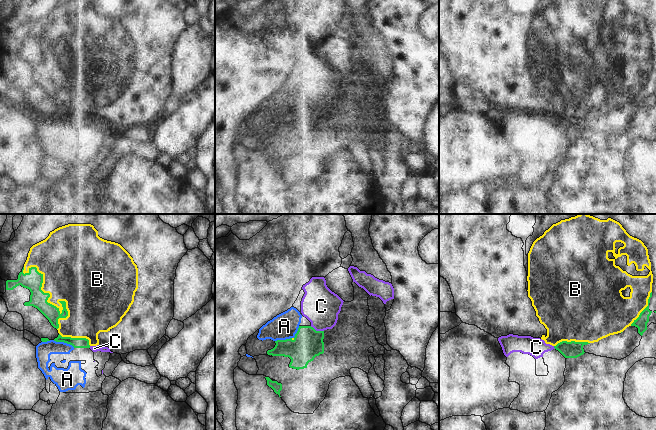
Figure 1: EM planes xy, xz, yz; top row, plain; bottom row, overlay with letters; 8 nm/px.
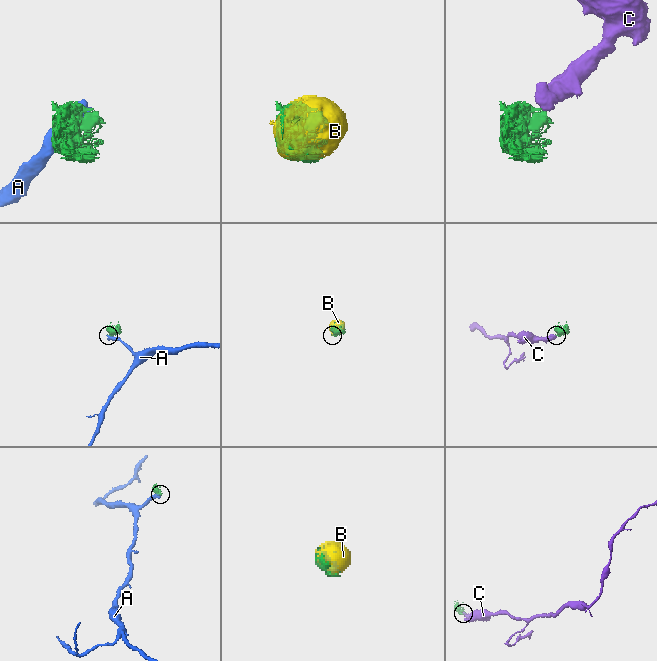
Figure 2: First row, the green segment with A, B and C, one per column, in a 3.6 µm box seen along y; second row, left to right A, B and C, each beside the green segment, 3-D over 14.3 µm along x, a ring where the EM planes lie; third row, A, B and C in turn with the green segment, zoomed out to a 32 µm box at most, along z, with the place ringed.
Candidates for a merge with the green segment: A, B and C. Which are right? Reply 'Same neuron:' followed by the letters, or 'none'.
Same neuron: B

